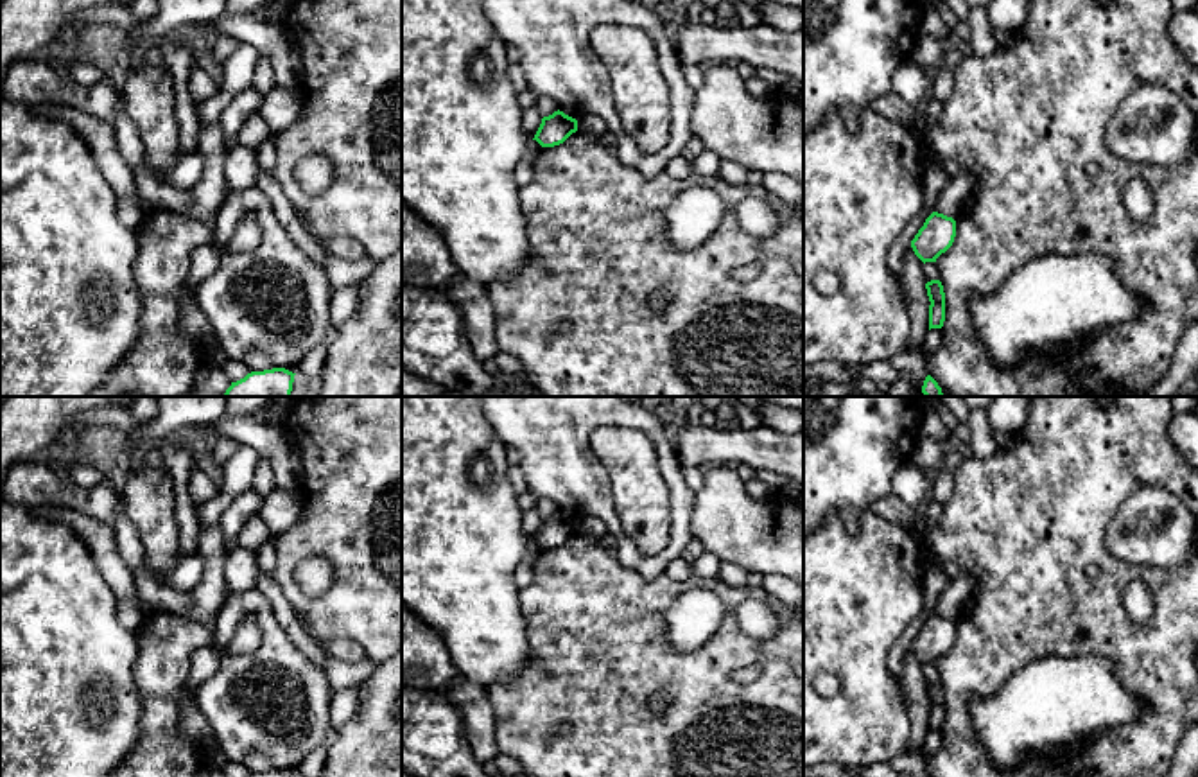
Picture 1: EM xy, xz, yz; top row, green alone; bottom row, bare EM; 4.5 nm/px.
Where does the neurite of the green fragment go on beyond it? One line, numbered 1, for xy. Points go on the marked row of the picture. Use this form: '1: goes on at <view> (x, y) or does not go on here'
1: does not go on here

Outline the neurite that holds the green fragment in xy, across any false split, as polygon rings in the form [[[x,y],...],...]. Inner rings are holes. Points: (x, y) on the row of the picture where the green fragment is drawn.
[[[285,368],[251,371],[231,382],[222,397],[291,397],[294,375]]]

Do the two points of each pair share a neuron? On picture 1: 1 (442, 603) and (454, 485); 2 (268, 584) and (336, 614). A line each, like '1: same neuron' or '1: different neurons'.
1: same neuron
2: different neurons

